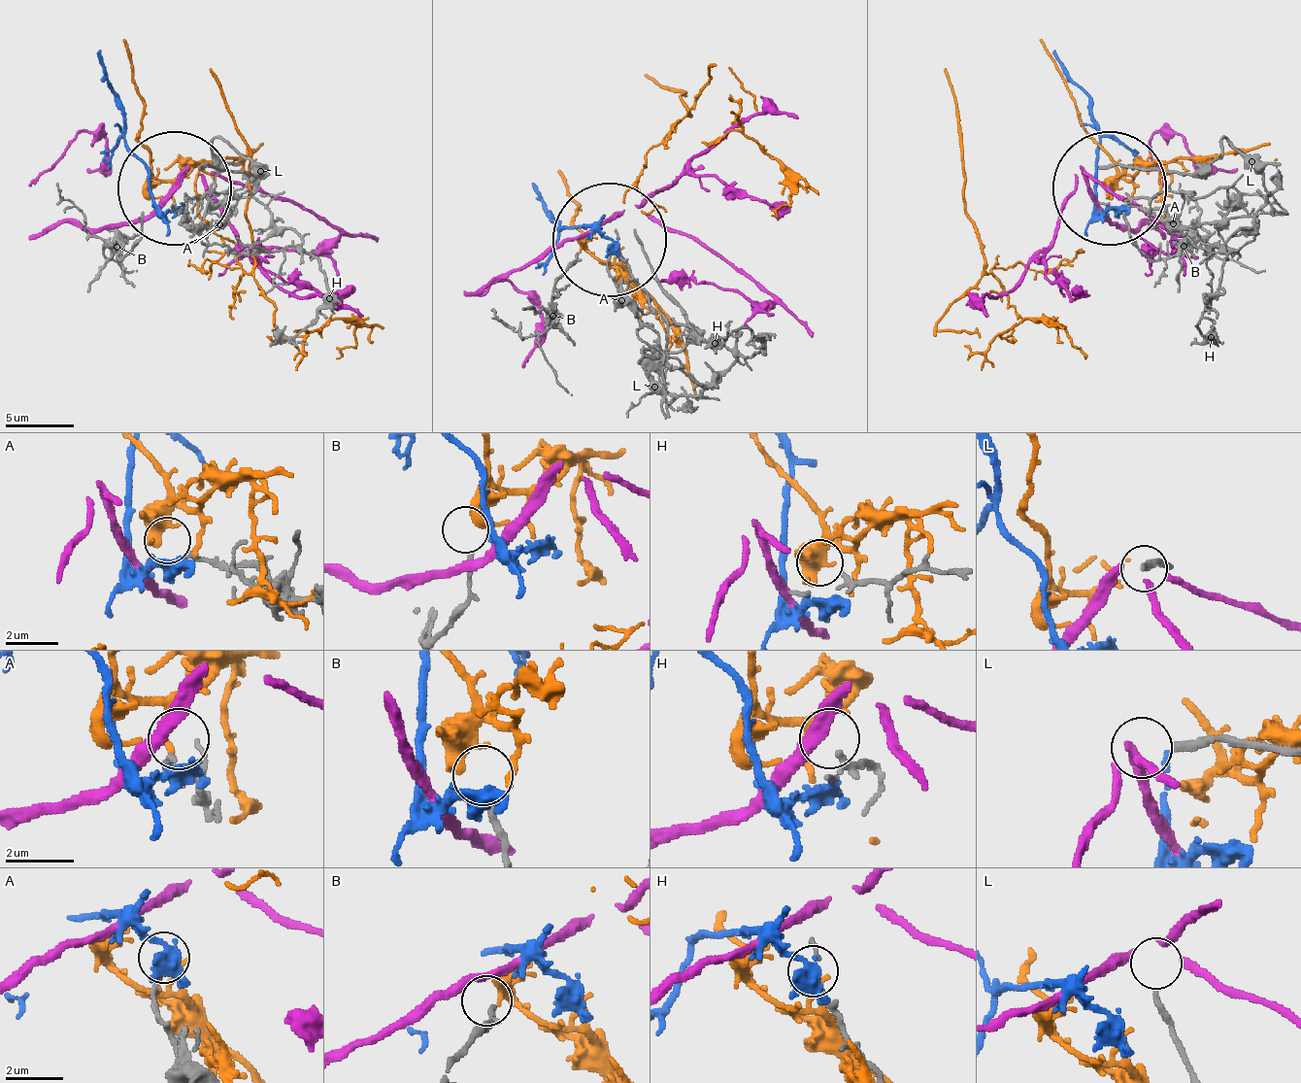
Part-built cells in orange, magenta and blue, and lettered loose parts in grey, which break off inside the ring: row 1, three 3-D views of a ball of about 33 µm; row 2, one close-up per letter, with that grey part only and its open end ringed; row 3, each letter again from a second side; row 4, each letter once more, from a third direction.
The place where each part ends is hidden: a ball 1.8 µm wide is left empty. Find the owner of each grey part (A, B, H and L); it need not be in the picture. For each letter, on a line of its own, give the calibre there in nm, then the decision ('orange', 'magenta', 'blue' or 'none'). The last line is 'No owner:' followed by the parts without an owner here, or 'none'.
A: 170 nm thick; none
B: 180 nm thick; orange
H: 200 nm thick; none
L: 240 nm thick; magenta
No owner: A, H

